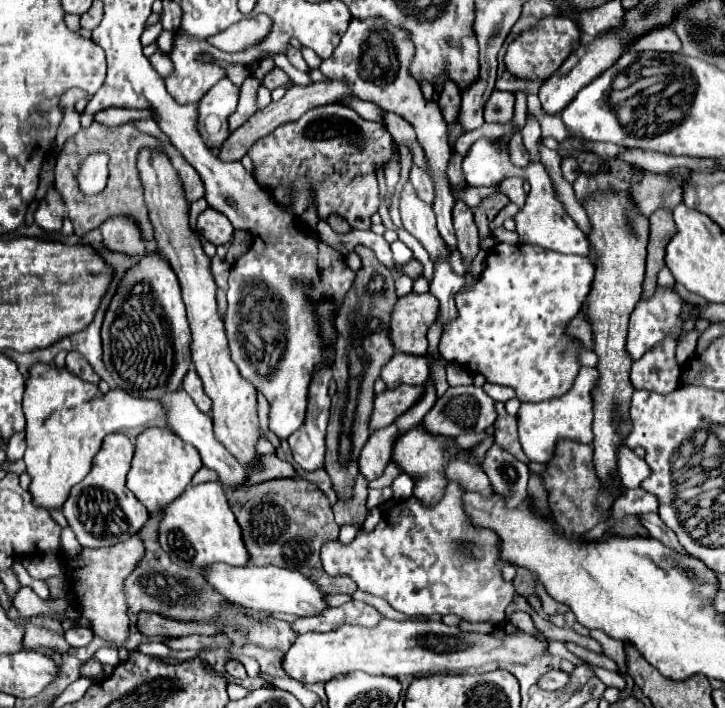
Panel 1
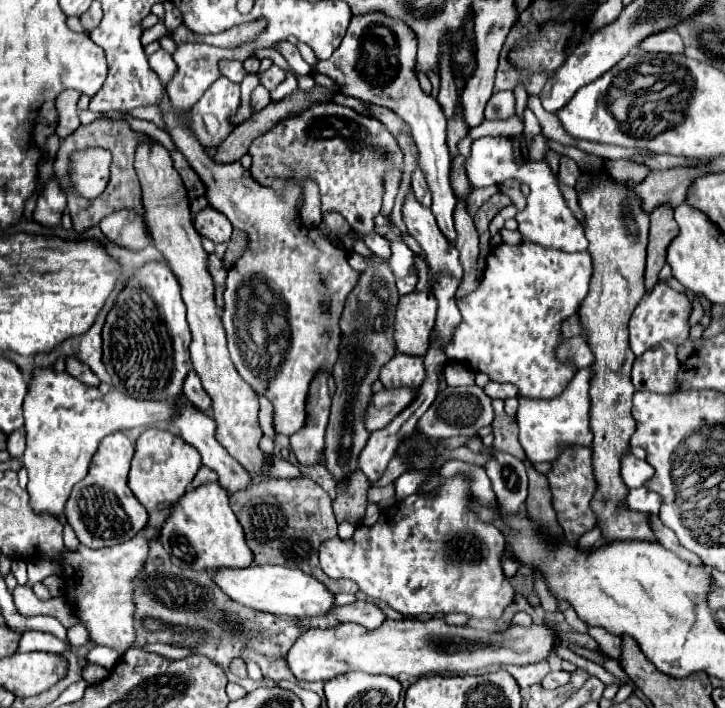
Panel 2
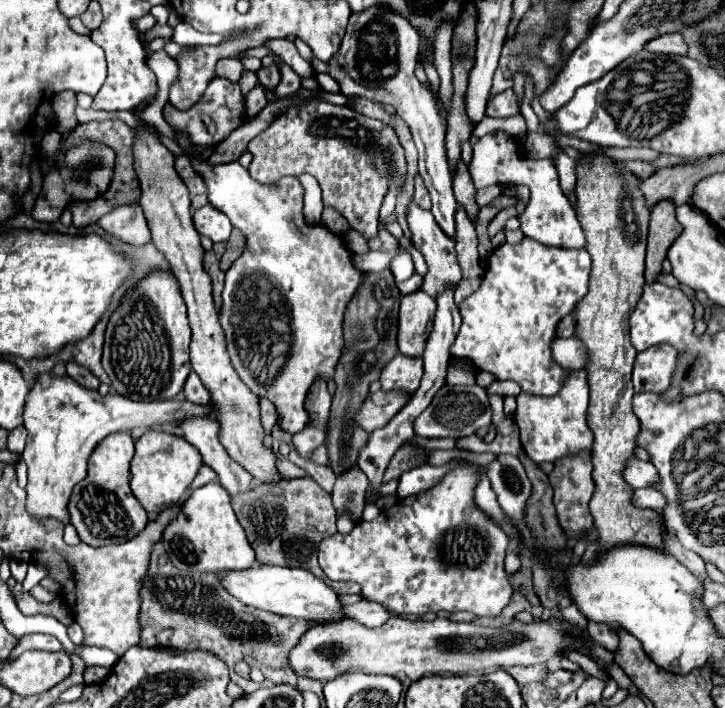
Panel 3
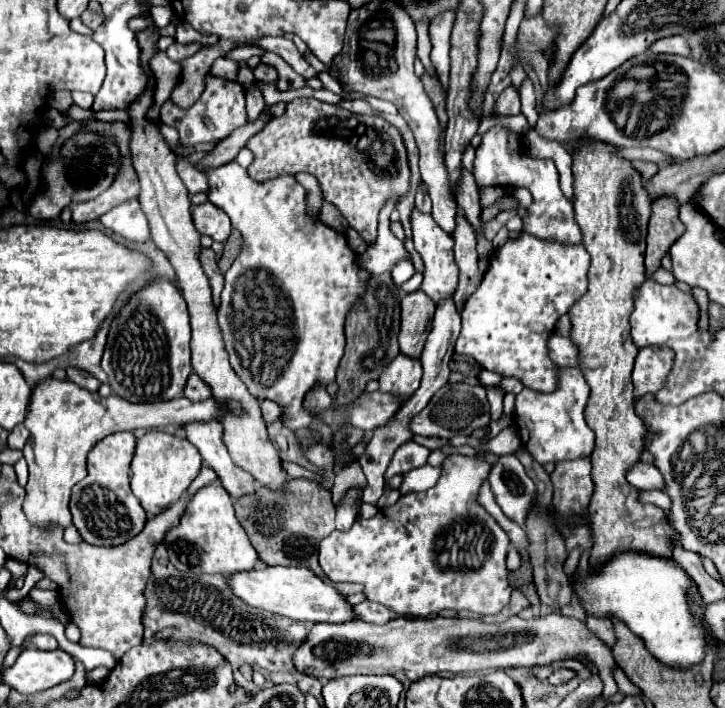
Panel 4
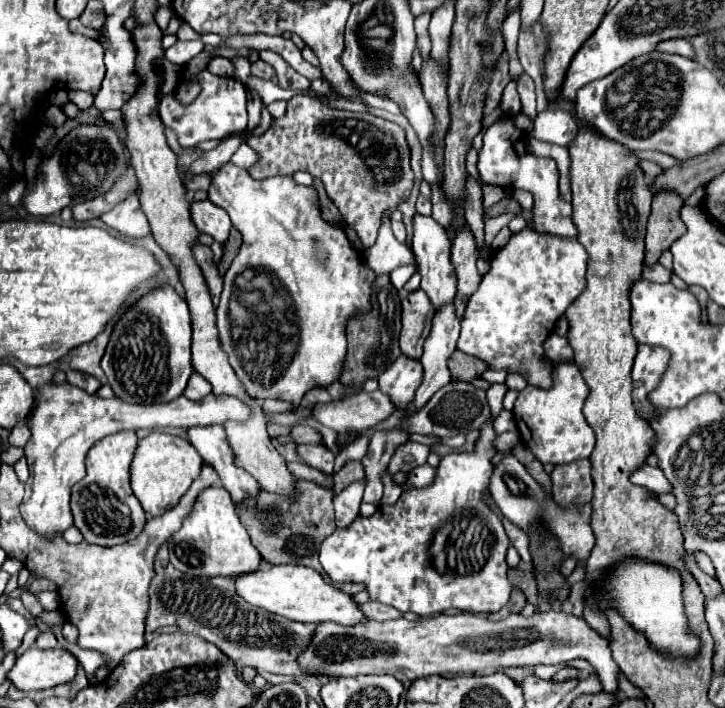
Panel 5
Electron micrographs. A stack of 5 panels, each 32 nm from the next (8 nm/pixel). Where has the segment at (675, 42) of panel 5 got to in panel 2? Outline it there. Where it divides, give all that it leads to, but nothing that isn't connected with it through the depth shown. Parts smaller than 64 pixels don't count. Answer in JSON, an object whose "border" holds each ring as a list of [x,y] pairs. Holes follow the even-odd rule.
{"border":[[[664,30],[664,34],[654,34],[652,38],[646,38],[646,42],[640,42],[640,50],[646,52],[666,52],[666,54],[682,54],[684,44],[676,30]]]}

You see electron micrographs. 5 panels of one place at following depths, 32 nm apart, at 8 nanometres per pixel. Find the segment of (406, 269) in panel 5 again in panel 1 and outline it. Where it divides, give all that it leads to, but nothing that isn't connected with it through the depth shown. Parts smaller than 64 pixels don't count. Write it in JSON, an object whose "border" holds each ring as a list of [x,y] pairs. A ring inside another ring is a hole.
{"border":[[[400,240],[392,242],[392,252],[394,252],[394,260],[398,264],[404,264],[404,262],[412,260],[412,250],[404,242],[400,242]]]}

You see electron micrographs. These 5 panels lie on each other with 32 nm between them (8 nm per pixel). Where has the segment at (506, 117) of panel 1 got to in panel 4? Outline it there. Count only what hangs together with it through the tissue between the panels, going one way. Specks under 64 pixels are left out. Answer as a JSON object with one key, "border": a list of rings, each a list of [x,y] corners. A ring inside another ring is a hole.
{"border":[[[514,86],[506,88],[494,102],[492,108],[494,116],[512,116],[512,114],[520,114],[520,96],[514,90]]]}

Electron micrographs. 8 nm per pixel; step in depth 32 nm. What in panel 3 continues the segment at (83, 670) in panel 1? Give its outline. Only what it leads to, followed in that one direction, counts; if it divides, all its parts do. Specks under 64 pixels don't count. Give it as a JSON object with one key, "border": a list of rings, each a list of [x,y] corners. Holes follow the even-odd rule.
{"border":[[[90,666],[84,670],[84,682],[86,684],[102,682],[106,676],[108,676],[108,668],[102,668],[102,666]]]}

